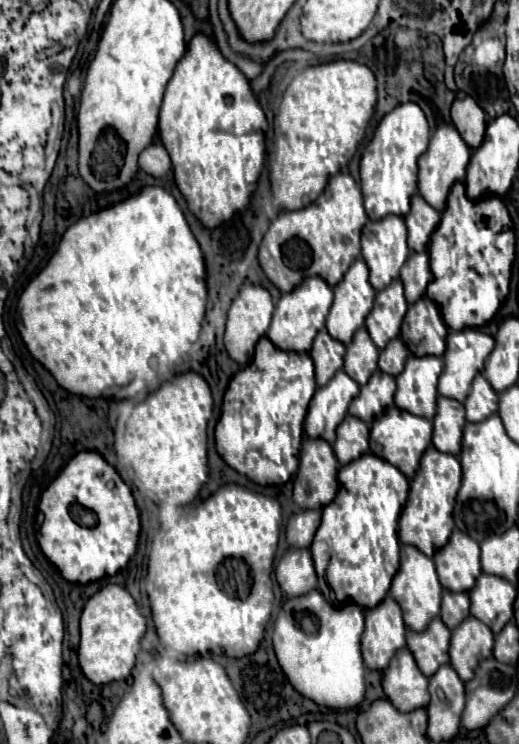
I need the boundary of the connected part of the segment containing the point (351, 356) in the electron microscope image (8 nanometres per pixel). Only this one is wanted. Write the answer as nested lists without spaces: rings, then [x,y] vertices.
[[[360,328],[354,334],[354,340],[350,346],[346,346],[344,356],[344,372],[352,374],[360,386],[368,382],[368,378],[378,370],[378,348],[370,340],[366,328]]]

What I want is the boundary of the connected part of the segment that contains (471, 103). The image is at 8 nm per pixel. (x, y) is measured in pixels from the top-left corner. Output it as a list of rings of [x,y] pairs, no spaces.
[[[466,96],[452,104],[452,122],[470,148],[480,148],[486,130],[486,114],[474,98]]]

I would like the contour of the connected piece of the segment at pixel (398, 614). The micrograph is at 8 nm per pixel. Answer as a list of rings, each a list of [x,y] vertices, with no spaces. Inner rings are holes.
[[[386,596],[376,608],[366,610],[362,656],[370,670],[384,670],[392,654],[406,646],[406,626],[400,606]]]

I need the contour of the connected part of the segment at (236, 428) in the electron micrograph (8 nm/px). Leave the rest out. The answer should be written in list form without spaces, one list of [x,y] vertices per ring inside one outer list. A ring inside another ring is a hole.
[[[266,336],[260,338],[260,342],[256,344],[254,360],[242,372],[234,374],[224,394],[222,418],[216,426],[216,450],[222,456],[222,460],[236,472],[244,474],[246,478],[262,486],[288,482],[296,474],[298,452],[304,432],[304,418],[308,414],[308,402],[312,400],[314,392],[316,392],[316,378],[308,354],[284,352],[276,348]]]

